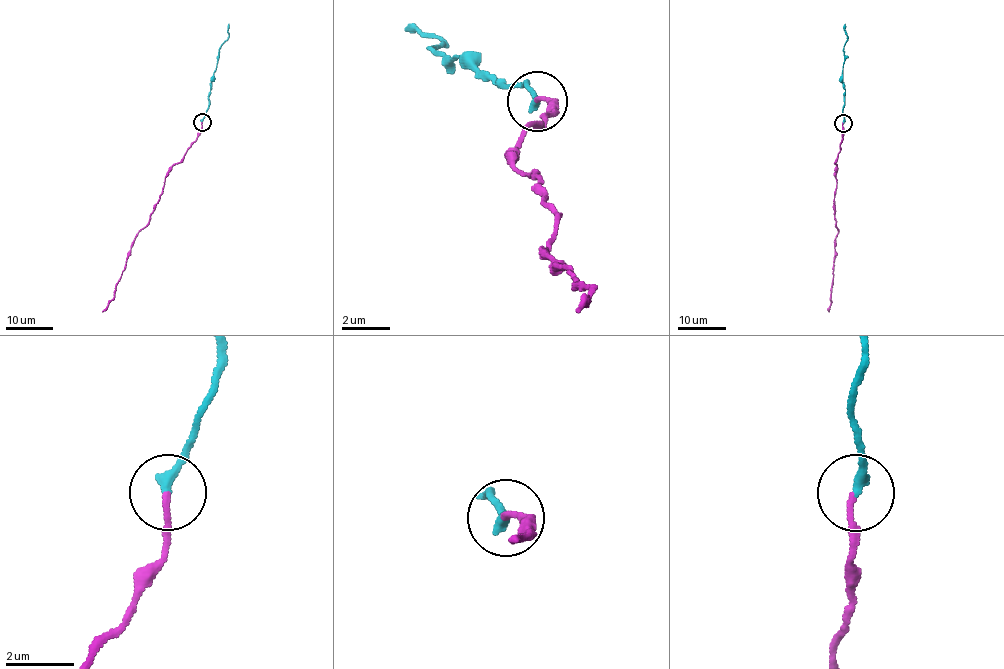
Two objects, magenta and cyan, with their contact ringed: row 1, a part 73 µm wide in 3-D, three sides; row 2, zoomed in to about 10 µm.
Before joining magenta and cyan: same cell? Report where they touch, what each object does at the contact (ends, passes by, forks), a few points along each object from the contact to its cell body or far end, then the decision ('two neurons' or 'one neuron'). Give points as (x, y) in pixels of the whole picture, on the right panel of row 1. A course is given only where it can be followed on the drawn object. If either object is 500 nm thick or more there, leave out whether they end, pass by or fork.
(843, 123) | magenta ends | cyan ends | magenta via (843, 122), (842, 139), (835, 162), (837, 166), (833, 202), (839, 232), (829, 312) | cyan via (843, 122), (845, 23) | one neuron

